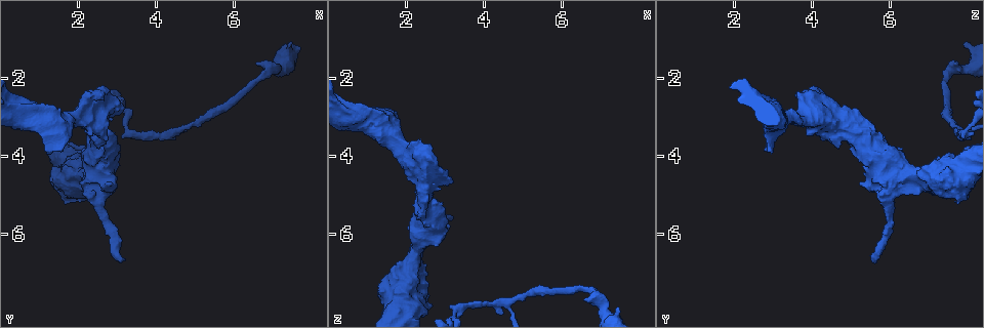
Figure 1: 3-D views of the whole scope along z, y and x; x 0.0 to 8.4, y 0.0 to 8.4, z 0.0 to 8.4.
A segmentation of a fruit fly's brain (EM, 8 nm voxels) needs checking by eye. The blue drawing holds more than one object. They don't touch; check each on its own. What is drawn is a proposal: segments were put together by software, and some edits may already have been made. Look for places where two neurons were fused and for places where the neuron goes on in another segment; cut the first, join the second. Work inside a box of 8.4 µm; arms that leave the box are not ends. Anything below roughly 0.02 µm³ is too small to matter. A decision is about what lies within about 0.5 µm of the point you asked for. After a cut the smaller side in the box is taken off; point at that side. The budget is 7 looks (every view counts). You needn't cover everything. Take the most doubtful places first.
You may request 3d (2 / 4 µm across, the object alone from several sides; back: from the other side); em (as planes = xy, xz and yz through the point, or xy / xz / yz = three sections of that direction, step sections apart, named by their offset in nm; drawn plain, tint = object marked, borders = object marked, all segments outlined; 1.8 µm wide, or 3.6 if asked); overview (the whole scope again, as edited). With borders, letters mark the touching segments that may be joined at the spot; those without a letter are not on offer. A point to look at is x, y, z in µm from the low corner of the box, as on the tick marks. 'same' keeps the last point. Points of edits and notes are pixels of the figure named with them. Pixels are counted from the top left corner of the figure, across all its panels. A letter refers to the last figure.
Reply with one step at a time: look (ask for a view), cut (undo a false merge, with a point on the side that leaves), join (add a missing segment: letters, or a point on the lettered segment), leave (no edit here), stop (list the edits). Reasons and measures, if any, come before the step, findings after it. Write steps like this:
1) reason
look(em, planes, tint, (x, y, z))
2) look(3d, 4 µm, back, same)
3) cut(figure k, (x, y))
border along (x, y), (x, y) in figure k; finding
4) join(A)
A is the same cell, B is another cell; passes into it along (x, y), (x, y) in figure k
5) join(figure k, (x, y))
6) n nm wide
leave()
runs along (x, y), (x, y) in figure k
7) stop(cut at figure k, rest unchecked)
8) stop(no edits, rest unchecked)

sharp bend
look(3d, 4 µm, (4.55, 3.35, 7.75))

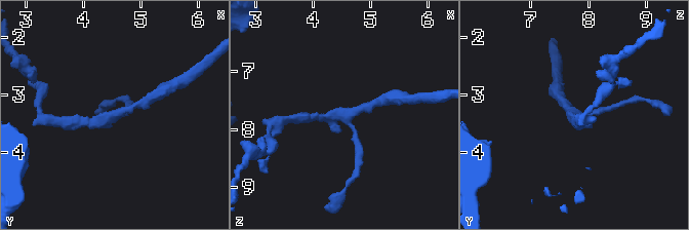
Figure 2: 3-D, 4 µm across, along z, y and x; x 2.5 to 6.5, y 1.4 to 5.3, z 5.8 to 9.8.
look(em, planes, borders, (4.60, 3.30, 7.70))

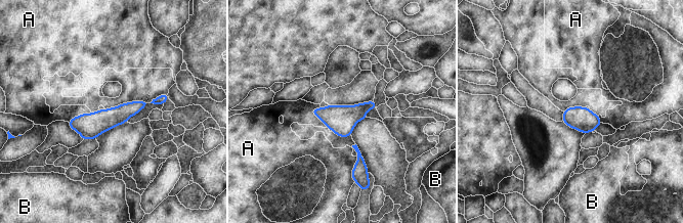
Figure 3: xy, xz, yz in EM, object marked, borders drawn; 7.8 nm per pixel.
leave()
A and B are other cells; runs along (143, 103), (97, 123), (71, 123) in figure 3; one neuron here

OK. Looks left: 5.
free end
look(em, xy, step 16, tint, (3.20, 6.70, 5.55))

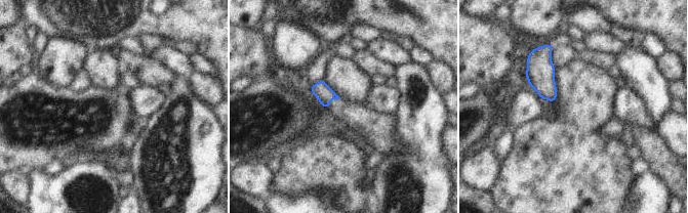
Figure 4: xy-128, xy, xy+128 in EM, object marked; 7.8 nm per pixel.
cut it another way
look(em, planes, borders, same)

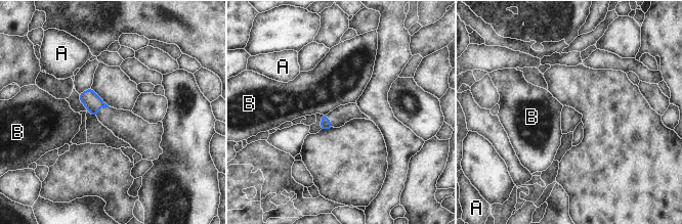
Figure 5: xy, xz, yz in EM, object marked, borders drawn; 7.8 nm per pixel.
leave()
A and B are other cells; border along (327, 113), (321, 114) in figure 5; none of them fits

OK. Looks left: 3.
stops while still wide
look(em, 3.6 µm, xy, step 8, borders, (3.05, 2.95, 4.70))

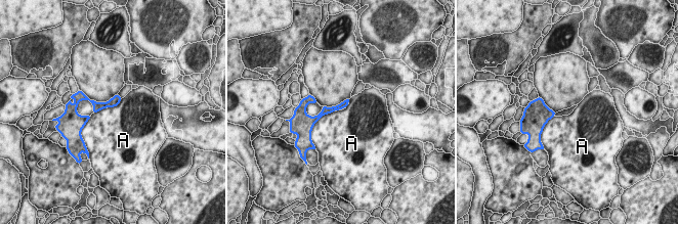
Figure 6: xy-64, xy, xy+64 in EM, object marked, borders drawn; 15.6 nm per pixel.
leave()
A is another cell; runs along (346, 101), (325, 110), (313, 122) in figure 6; none of them fits

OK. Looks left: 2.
stop(no edits, rest unchecked)

